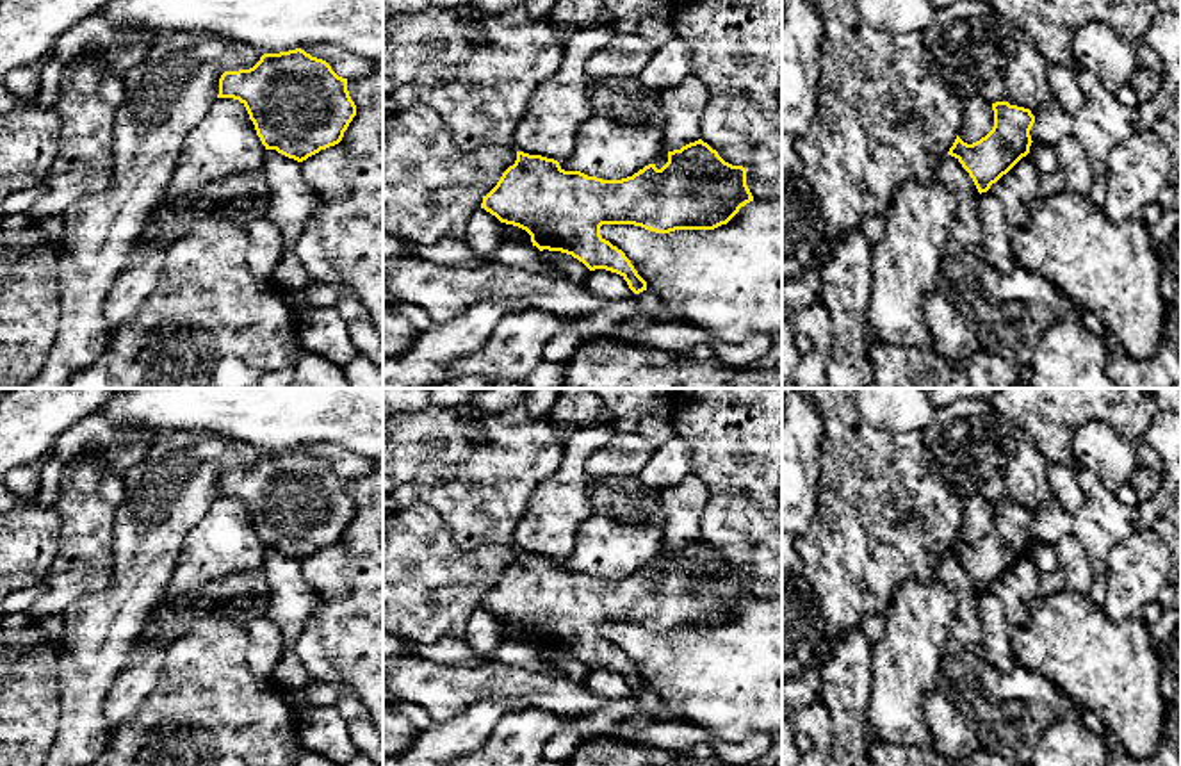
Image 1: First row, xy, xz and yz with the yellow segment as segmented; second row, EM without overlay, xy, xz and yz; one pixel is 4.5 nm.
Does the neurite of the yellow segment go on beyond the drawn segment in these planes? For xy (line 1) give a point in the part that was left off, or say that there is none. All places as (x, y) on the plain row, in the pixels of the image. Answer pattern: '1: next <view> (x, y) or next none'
1: next none

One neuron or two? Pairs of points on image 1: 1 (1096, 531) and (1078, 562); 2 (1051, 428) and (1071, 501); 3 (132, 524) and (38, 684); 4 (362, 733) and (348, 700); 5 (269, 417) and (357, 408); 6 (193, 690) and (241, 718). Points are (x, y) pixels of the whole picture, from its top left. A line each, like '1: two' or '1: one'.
1: two
2: two
3: two
4: one
5: one
6: one

